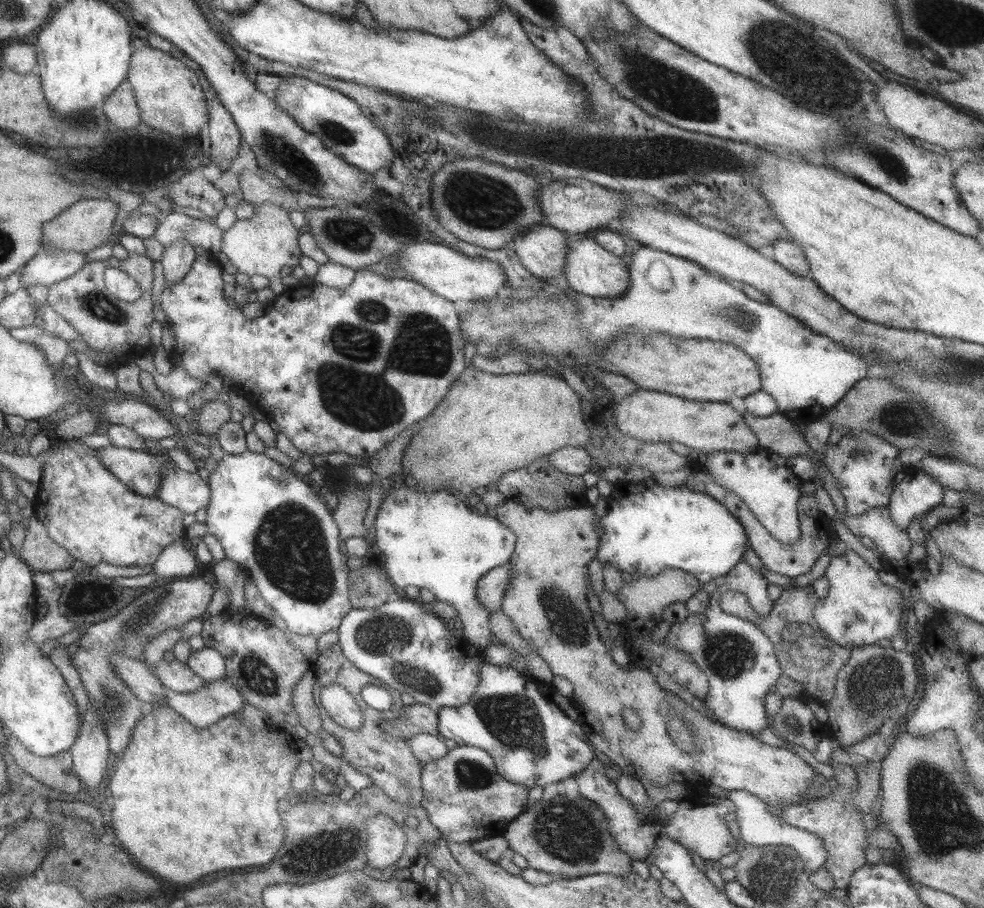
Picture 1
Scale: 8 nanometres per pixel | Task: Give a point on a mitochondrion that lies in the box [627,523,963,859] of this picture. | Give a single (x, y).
(873, 685)

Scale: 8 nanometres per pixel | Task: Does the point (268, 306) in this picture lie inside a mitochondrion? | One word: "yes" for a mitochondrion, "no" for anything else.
no

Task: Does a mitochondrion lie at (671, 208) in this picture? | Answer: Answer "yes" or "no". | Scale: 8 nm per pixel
no

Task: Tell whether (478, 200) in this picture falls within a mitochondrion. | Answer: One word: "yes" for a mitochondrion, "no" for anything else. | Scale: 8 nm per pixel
yes

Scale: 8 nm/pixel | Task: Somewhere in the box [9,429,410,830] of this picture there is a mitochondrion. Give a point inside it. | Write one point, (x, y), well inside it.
(290, 548)

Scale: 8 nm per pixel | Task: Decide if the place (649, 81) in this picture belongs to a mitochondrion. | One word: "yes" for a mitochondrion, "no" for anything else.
yes

